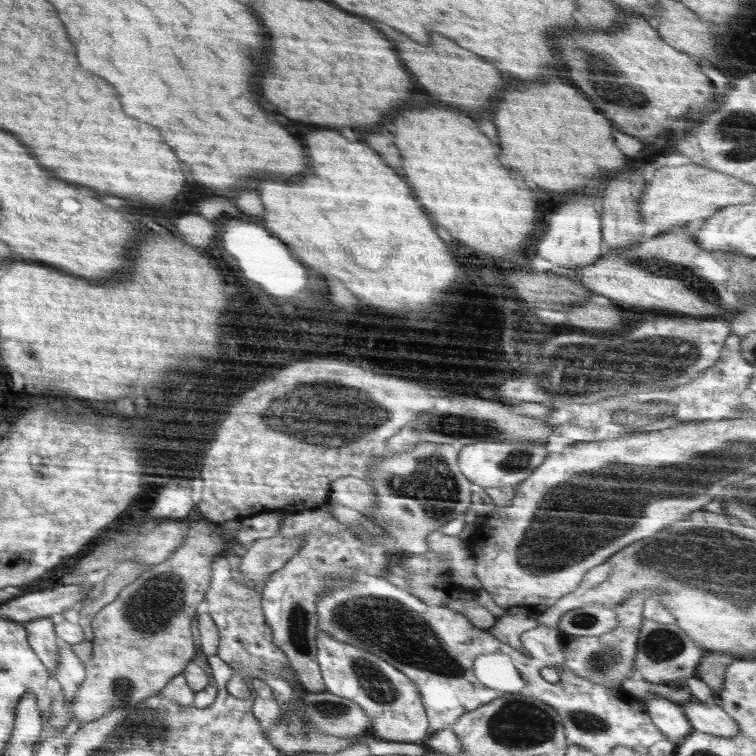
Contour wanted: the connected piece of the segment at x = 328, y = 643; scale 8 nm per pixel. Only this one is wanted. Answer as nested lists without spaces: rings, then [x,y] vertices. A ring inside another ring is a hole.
[[[327,632],[317,633],[317,663],[326,691],[358,702],[370,719],[371,733],[386,741],[420,743],[432,734],[419,688],[398,668],[379,656],[332,638]]]

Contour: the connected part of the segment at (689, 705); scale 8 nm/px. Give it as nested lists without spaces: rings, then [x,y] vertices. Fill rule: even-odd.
[[[694,698],[680,705],[694,731],[726,738],[740,732],[739,723],[720,704],[703,703]]]

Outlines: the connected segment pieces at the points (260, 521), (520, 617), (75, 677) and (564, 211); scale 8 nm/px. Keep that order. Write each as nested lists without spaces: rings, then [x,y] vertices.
[[[268,512],[260,516],[258,514],[250,516],[240,521],[241,525],[234,538],[239,544],[248,548],[255,540],[276,536],[280,534],[279,528],[286,515],[288,512]]]
[[[507,613],[502,615],[495,623],[486,629],[494,638],[512,648],[525,652],[521,643],[521,634],[536,627],[537,617],[528,614]]]
[[[60,642],[60,648],[57,654],[58,664],[53,672],[53,677],[60,682],[62,694],[66,704],[75,701],[75,692],[78,686],[84,682],[85,666],[74,654],[71,645]]]
[[[584,192],[572,194],[566,198],[548,218],[548,228],[540,240],[538,252],[542,258],[552,262],[555,268],[564,268],[557,273],[567,272],[574,267],[583,267],[592,264],[600,255],[604,253],[604,242],[601,231],[601,216],[596,212],[594,200],[586,196]]]

